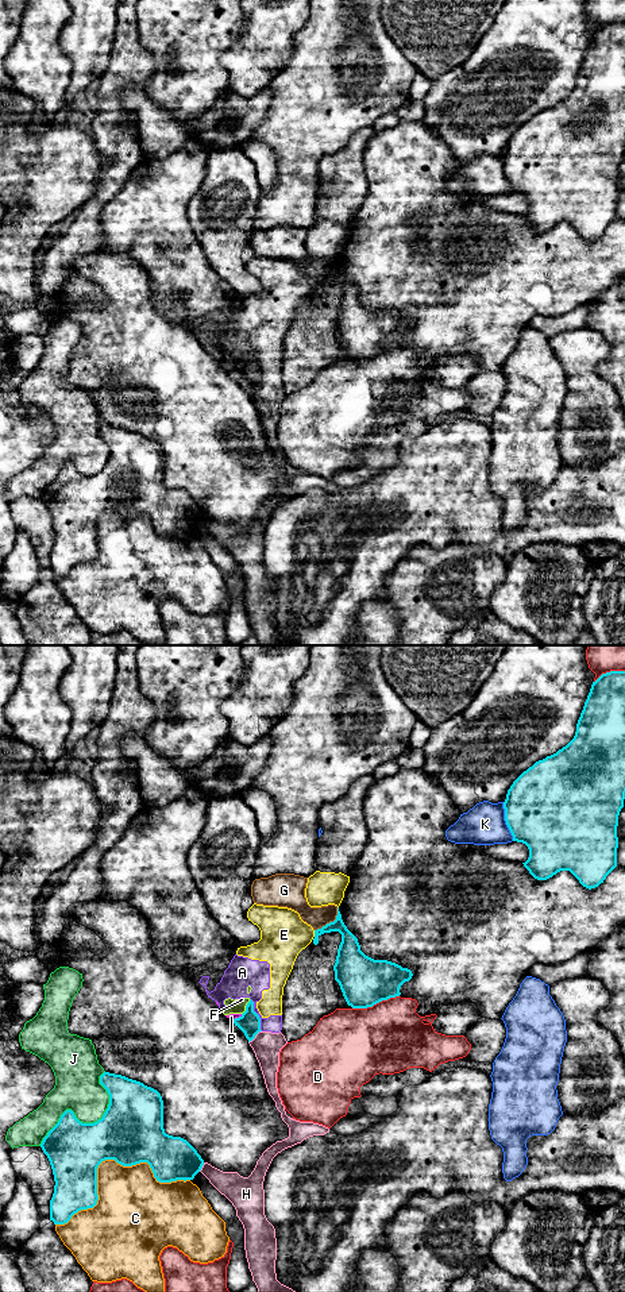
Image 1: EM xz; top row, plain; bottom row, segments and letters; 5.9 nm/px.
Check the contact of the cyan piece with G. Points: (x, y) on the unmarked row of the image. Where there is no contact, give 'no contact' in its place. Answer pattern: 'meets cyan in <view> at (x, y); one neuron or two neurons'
meets cyan in xz at (330, 274); two neurons

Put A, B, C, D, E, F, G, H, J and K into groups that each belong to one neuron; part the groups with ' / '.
A B E F H / C / D / G / J / K

